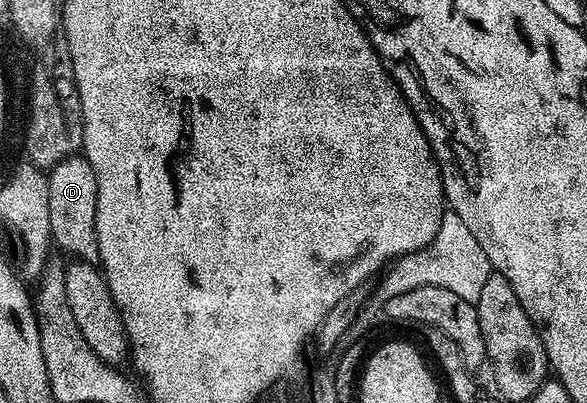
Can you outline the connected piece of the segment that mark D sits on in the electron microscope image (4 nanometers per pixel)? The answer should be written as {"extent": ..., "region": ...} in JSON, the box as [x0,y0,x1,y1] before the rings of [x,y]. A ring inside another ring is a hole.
{"extent":[48,154,99,263],"region":[[[75,154],[49,169],[48,178],[49,228],[55,247],[64,250],[73,259],[97,263],[99,243],[96,242],[95,224],[99,186],[93,166],[86,160],[85,155]]]}

